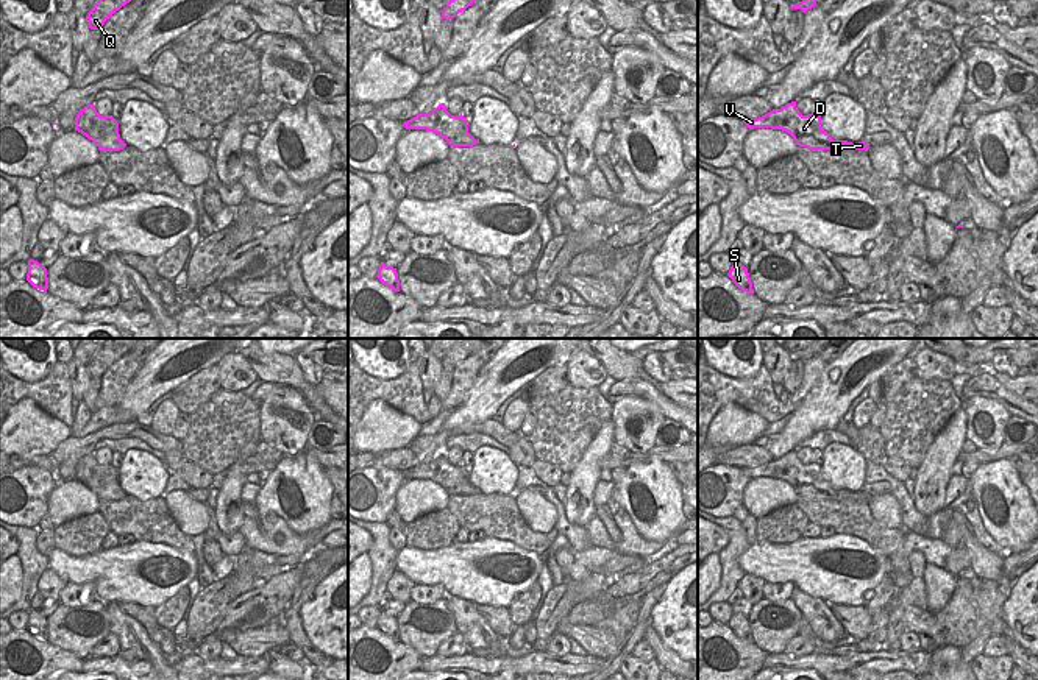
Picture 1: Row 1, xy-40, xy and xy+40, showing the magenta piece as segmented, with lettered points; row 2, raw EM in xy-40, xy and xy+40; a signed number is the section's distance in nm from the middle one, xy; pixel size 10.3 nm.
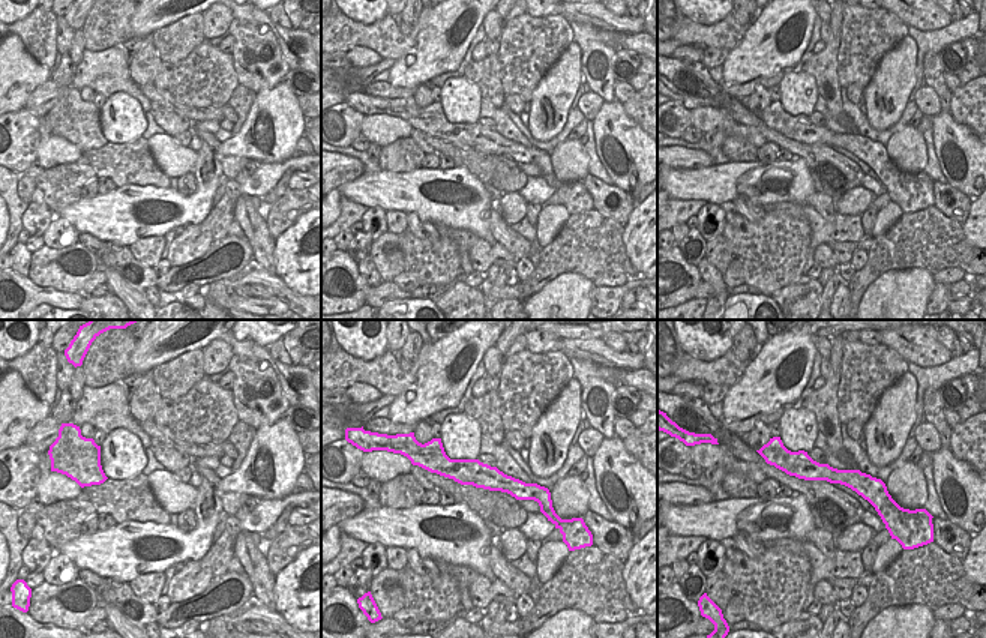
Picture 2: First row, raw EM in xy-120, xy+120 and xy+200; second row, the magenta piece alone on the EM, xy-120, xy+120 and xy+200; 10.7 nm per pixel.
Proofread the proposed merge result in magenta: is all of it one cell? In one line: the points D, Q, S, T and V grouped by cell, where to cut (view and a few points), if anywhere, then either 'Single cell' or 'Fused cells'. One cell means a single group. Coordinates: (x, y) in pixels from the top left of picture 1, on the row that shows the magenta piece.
Groups: D T V / Q S. Split along xy (450, 114), (445, 120), (439, 119), (431, 130). Fused cells.

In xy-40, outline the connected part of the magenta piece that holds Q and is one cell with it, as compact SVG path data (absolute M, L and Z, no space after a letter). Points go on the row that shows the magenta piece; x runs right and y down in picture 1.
M98 0L94 8L87 12L86 19L91 30L98 30L105 22L122 6L131 0Z

